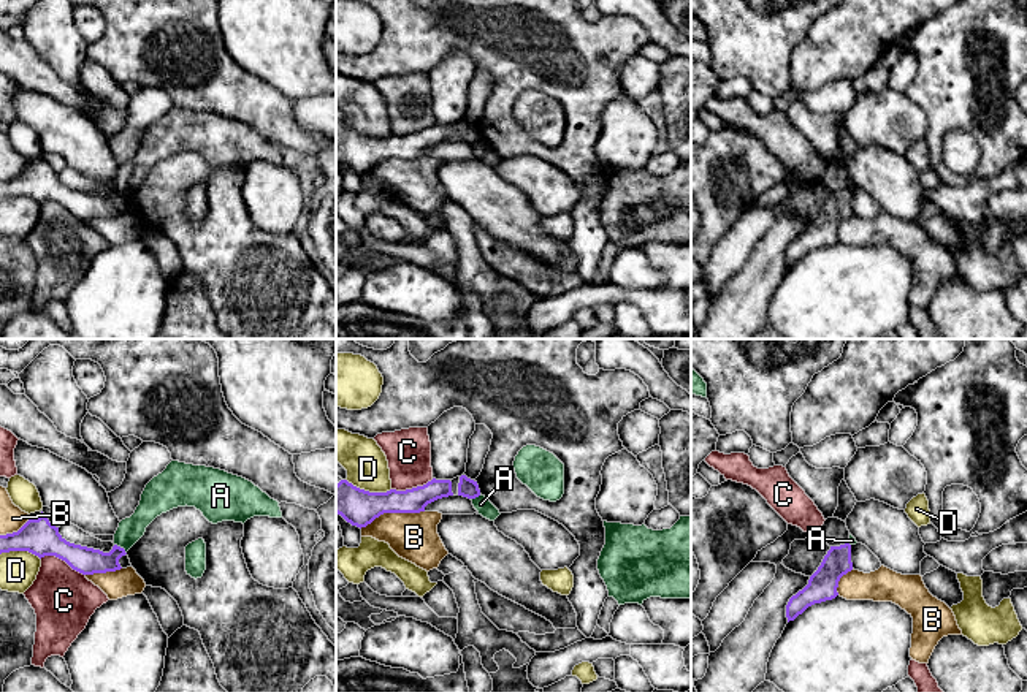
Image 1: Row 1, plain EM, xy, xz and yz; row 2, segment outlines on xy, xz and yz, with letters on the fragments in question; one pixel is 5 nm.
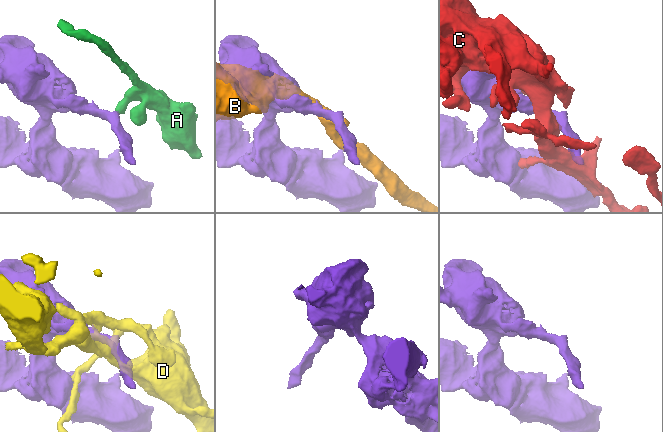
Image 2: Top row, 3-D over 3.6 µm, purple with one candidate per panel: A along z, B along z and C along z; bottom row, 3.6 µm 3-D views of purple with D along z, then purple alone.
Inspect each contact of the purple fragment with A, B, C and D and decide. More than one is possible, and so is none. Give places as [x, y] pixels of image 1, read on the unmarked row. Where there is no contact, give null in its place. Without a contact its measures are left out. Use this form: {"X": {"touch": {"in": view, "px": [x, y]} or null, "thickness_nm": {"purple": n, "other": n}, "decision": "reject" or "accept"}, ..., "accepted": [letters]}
{"A": {"touch": {"in": "xy", "px": [119, 192]}, "thickness_nm": {"purple": 140, "other": 130}, "decision": "reject"}, "B": {"touch": {"in": "xz", "px": [392, 157]}, "thickness_nm": {"purple": 190, "other": 240}, "decision": "reject"}, "C": {"touch": {"in": "xy", "px": [62, 205]}, "thickness_nm": {"purple": 180, "other": 320}, "decision": "reject"}, "D": {"touch": {"in": "xz", "px": [368, 136]}, "thickness_nm": {"purple": 190, "other": 220}, "decision": "reject"}, "accepted": []}

